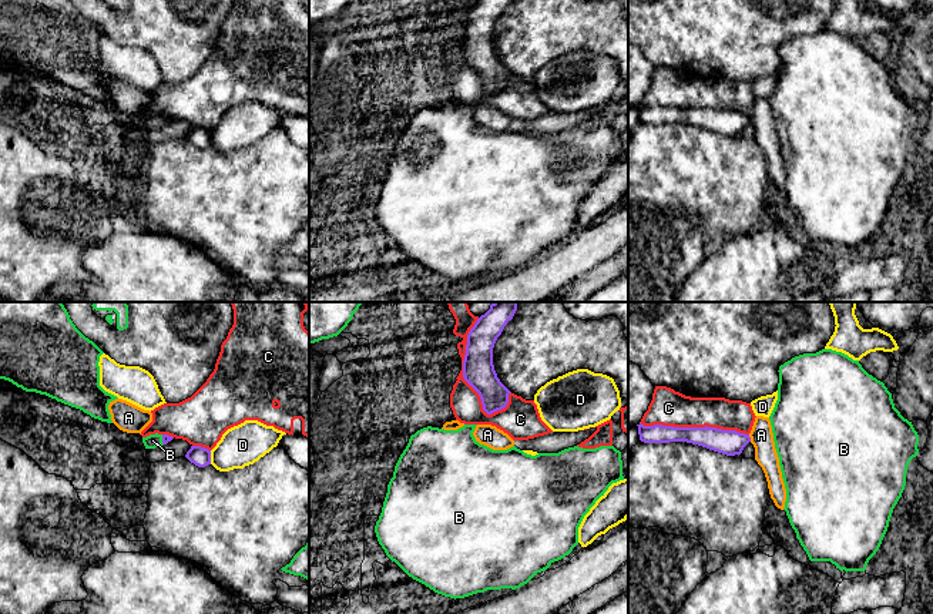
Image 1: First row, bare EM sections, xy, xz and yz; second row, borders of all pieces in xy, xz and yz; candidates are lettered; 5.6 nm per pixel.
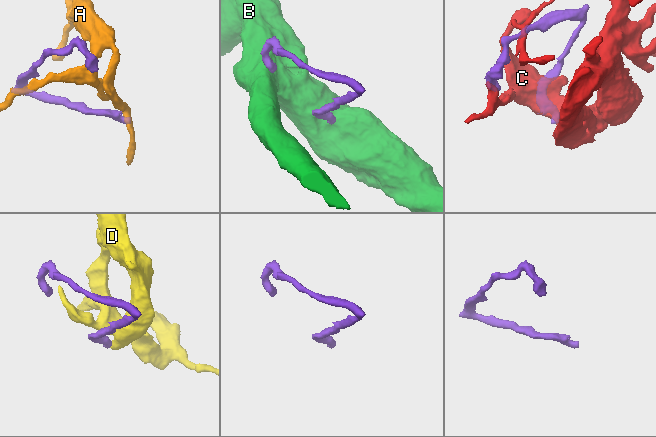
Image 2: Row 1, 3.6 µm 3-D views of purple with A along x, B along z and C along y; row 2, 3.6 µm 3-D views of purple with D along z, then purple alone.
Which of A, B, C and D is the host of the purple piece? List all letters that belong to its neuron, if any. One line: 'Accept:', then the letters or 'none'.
Accept: B

